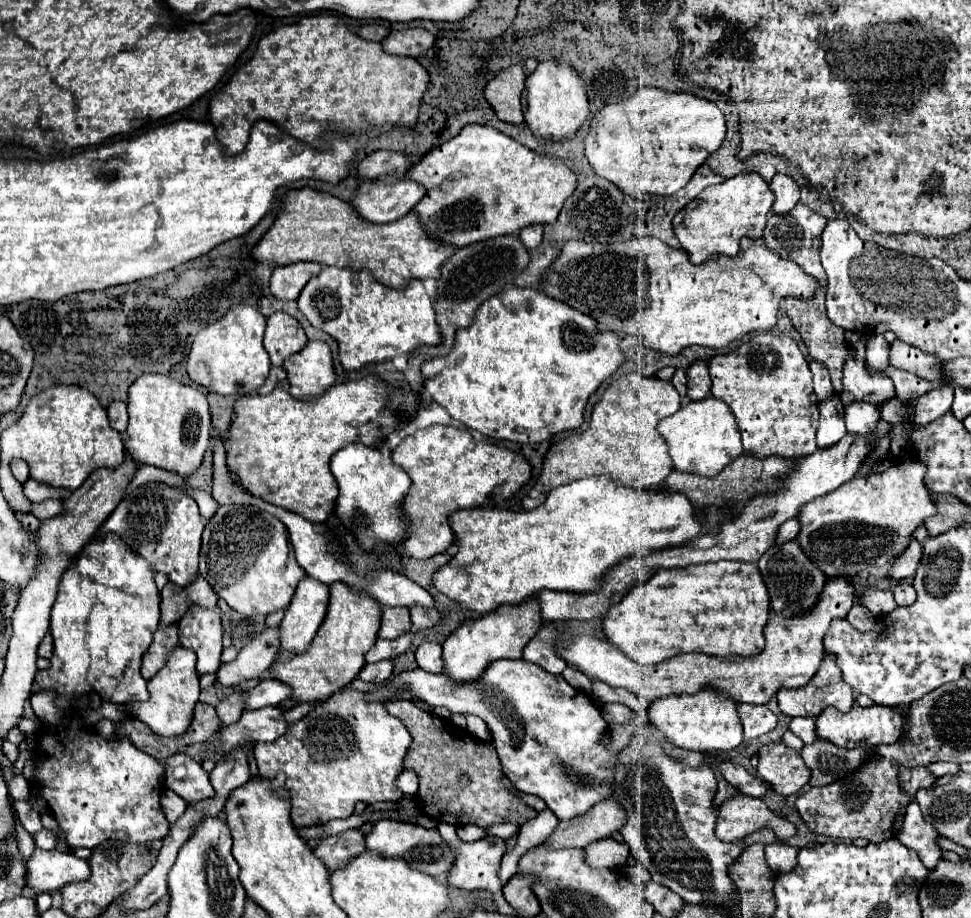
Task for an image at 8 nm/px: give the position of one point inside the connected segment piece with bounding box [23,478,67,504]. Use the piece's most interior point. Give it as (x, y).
(37, 492)

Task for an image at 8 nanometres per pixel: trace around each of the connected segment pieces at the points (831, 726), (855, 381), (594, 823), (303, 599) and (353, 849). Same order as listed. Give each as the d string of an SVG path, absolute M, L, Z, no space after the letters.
M873 704L869 708L859 708L853 706L847 714L839 712L837 708L825 708L817 720L815 720L815 730L819 738L825 738L837 746L843 748L855 748L855 746L881 746L881 744L893 744L899 740L903 732L905 718L899 712L899 708L889 708L881 704Z
M861 336L861 340L851 346L851 352L843 366L843 392L839 394L843 408L847 408L853 402L869 402L879 406L883 400L891 398L893 394L895 388L891 378L879 378L867 372L865 336Z
M619 798L595 804L587 814L567 822L559 822L557 830L547 840L549 848L585 848L591 842L609 838L627 822L625 808Z
M305 576L295 590L295 596L285 612L281 628L281 652L283 650L305 650L329 608L329 586Z
M347 830L339 836L323 838L319 844L313 848L313 854L327 866L329 872L345 868L349 860L359 856L365 850L365 836L361 830Z

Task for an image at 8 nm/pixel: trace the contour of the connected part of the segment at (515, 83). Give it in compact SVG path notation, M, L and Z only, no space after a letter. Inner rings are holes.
M513 64L507 70L499 72L485 86L487 102L493 106L495 114L509 124L523 122L521 94L525 90L525 78L527 78L525 68L521 64Z

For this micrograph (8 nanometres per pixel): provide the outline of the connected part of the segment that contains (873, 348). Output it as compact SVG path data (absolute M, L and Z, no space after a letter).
M883 334L867 336L866 363L877 374L883 374L889 366L889 342Z

